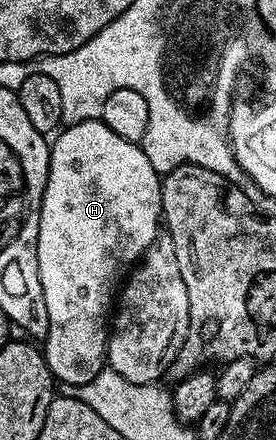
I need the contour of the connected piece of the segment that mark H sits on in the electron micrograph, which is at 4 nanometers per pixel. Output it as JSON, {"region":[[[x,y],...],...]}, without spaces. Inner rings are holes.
{"region":[[[89,119],[63,126],[53,136],[50,143],[50,172],[42,198],[40,209],[40,233],[38,234],[38,281],[44,289],[44,305],[48,305],[48,333],[44,340],[44,354],[50,373],[59,384],[69,383],[72,389],[83,387],[96,373],[104,369],[104,356],[108,342],[108,320],[112,315],[112,308],[116,303],[116,292],[120,284],[127,278],[128,272],[141,260],[142,256],[154,246],[159,238],[162,218],[162,180],[159,172],[153,168],[141,146],[132,141],[124,141],[104,125],[101,119]]]}

